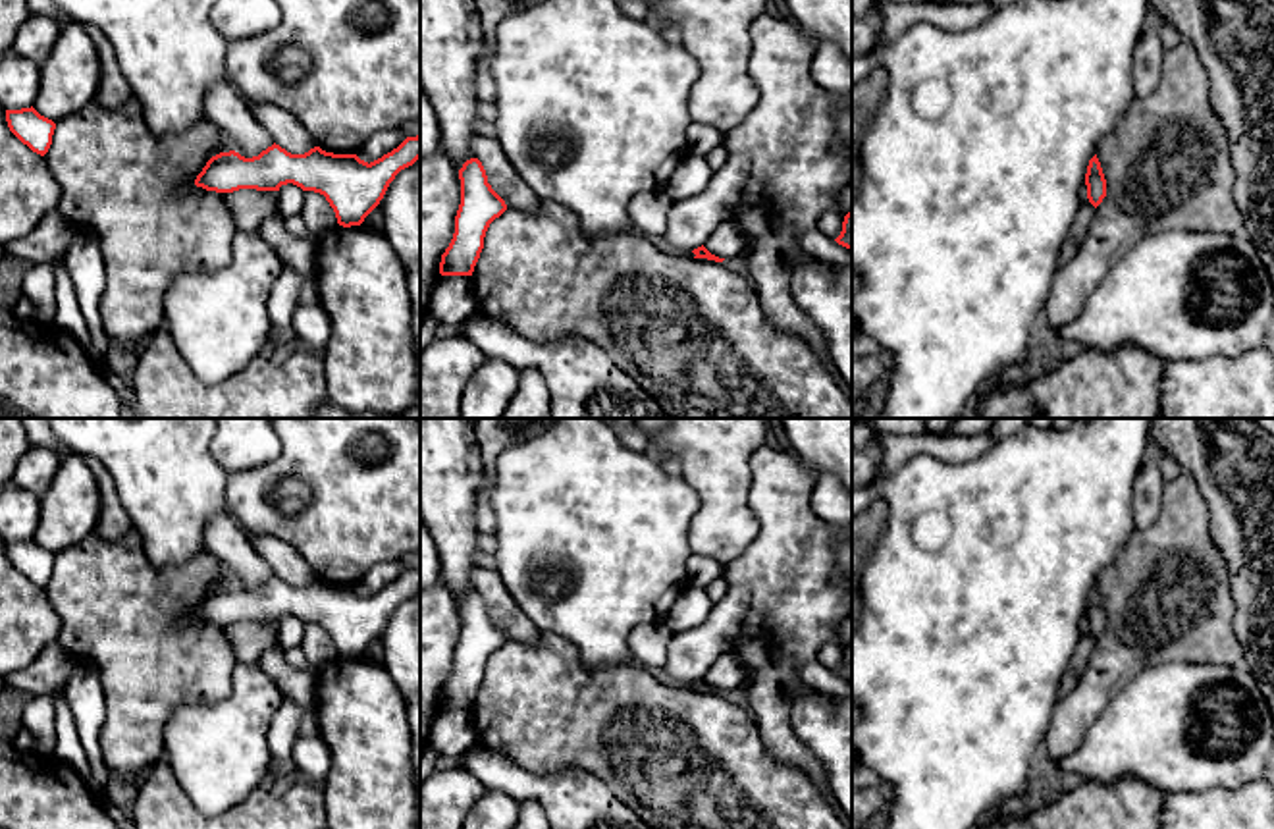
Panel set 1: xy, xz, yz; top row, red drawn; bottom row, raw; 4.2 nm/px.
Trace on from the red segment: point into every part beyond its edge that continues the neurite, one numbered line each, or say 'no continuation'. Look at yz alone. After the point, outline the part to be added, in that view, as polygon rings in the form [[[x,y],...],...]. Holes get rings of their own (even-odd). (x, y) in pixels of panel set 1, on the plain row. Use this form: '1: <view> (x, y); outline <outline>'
no continuation

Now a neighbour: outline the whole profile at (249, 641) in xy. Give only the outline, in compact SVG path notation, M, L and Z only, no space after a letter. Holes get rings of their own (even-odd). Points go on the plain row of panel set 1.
M256 621L226 625L224 632L237 663L258 665L260 657L274 646L274 634Z

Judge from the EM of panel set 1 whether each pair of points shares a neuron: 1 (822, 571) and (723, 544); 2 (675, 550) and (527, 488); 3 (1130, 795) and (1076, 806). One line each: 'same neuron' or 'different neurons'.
1: different neurons
2: same neuron
3: same neuron

